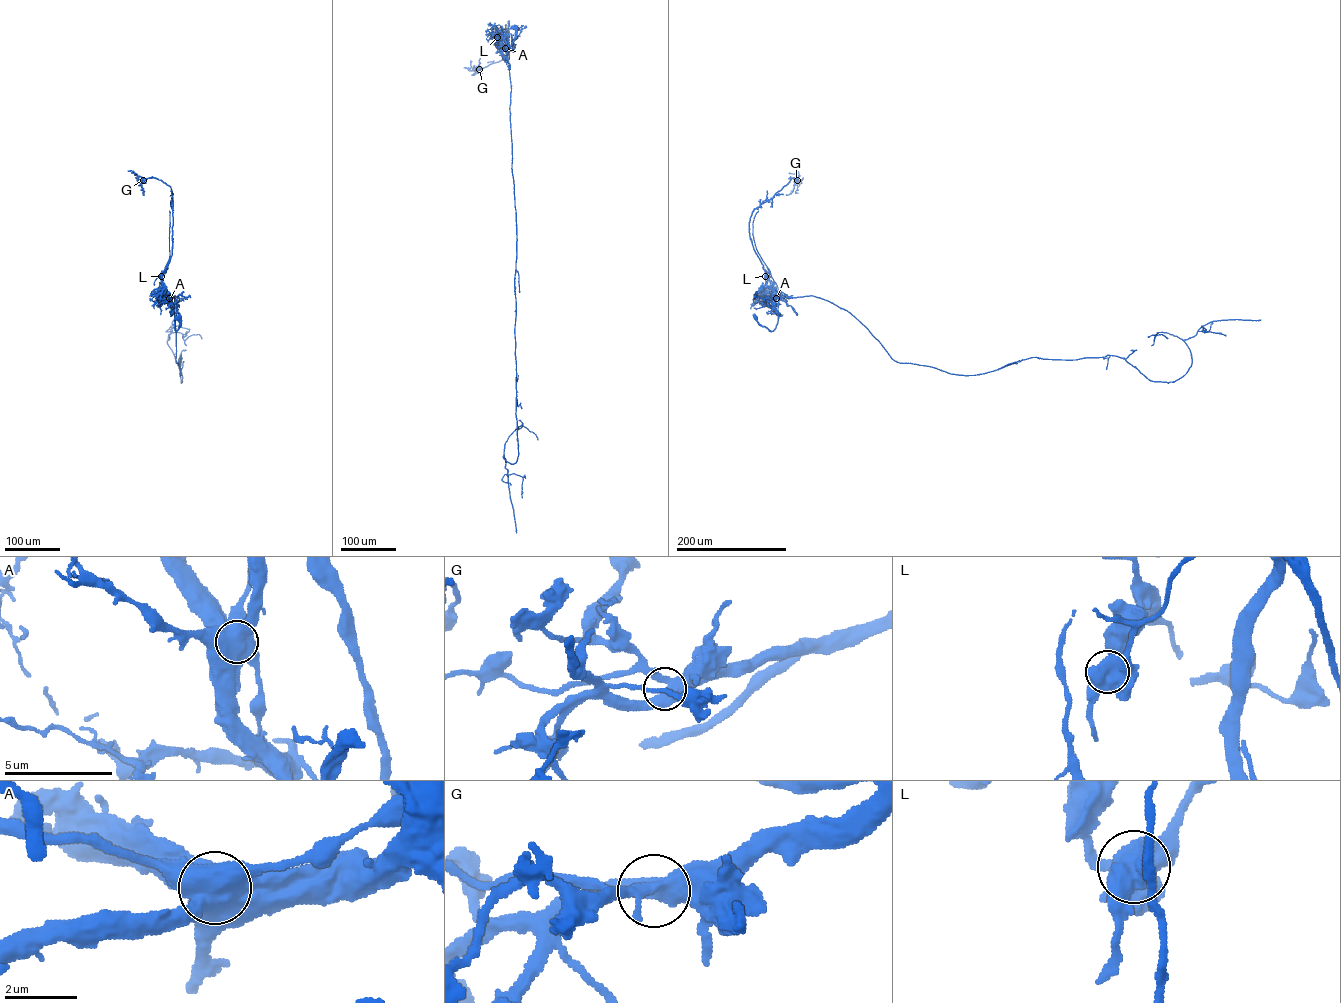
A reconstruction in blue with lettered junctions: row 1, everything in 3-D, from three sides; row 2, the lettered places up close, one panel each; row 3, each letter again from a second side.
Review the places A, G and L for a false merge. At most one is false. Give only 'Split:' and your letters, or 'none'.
Split: A

